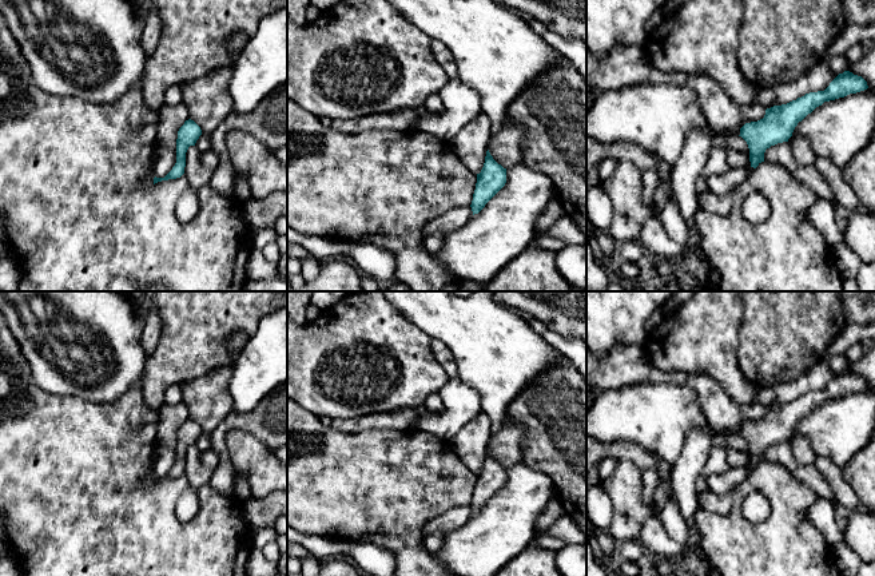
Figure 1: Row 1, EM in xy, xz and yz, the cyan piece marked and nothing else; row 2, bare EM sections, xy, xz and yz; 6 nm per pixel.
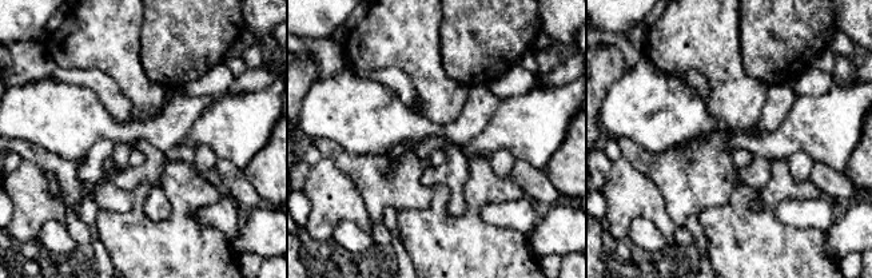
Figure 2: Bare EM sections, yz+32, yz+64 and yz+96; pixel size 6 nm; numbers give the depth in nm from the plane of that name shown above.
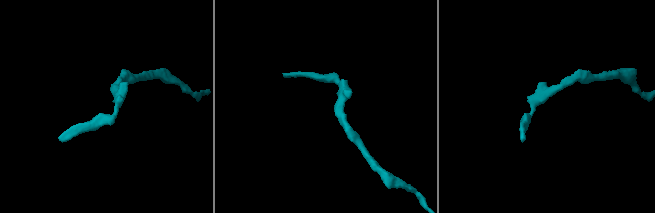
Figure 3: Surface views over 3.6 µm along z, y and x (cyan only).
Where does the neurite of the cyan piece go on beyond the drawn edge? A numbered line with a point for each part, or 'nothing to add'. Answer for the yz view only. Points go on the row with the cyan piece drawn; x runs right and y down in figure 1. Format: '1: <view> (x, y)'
1: yz (659, 118)

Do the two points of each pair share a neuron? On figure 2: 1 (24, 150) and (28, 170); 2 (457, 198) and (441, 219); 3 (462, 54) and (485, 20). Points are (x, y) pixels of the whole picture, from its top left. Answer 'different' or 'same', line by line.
1: different
2: different
3: same

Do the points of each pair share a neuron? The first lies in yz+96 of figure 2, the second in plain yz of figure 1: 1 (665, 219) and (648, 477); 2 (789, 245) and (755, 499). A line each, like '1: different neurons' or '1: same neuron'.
1: different neurons
2: different neurons

